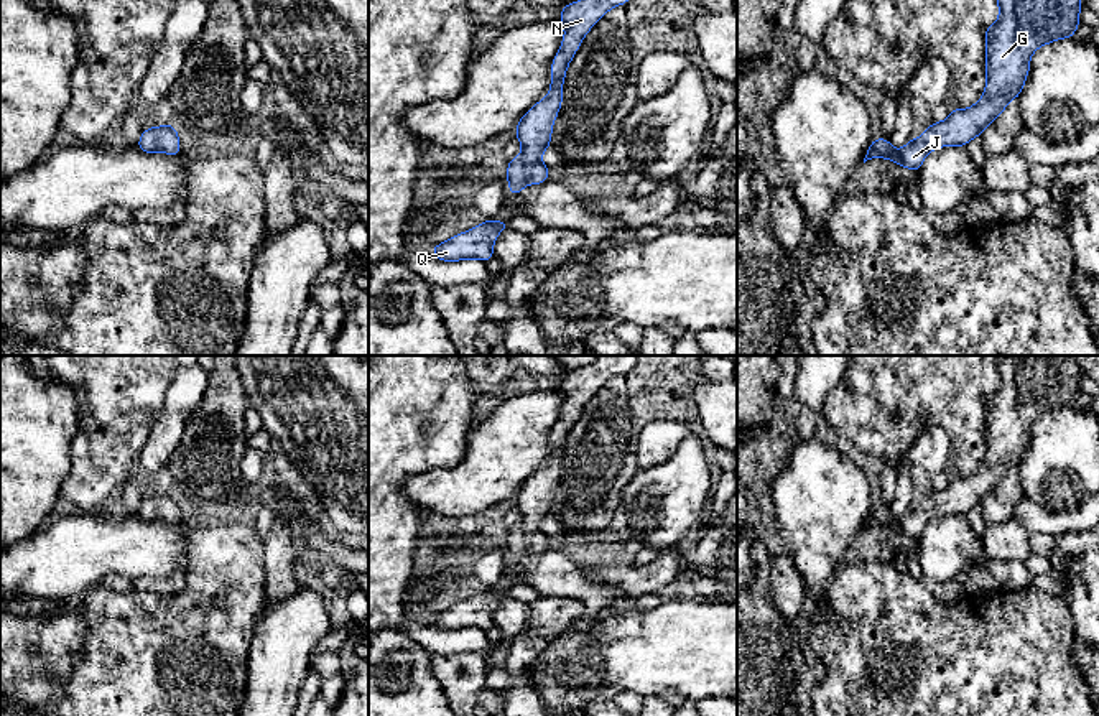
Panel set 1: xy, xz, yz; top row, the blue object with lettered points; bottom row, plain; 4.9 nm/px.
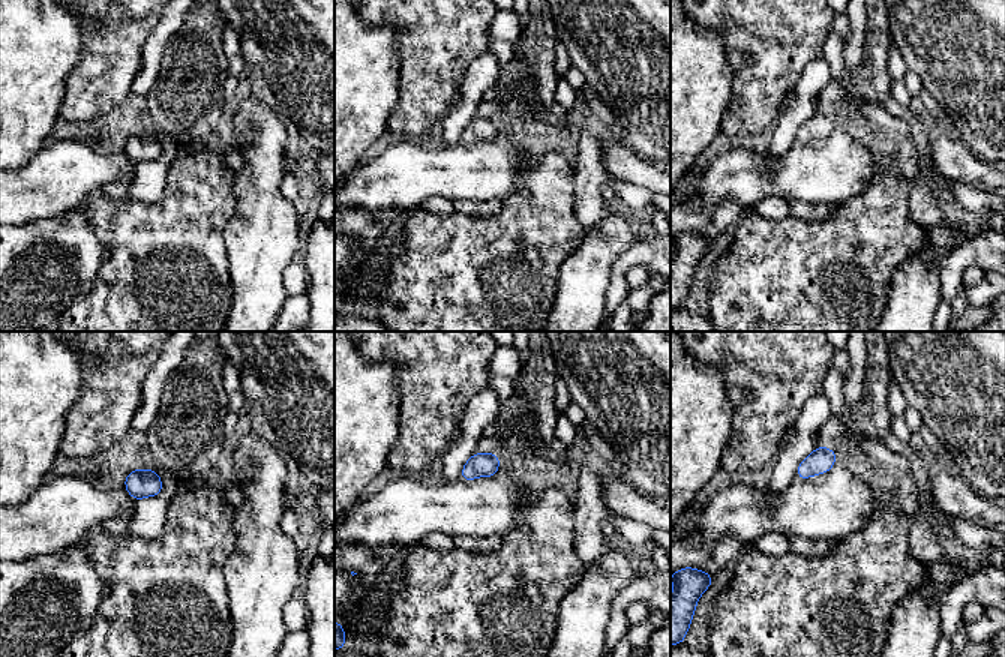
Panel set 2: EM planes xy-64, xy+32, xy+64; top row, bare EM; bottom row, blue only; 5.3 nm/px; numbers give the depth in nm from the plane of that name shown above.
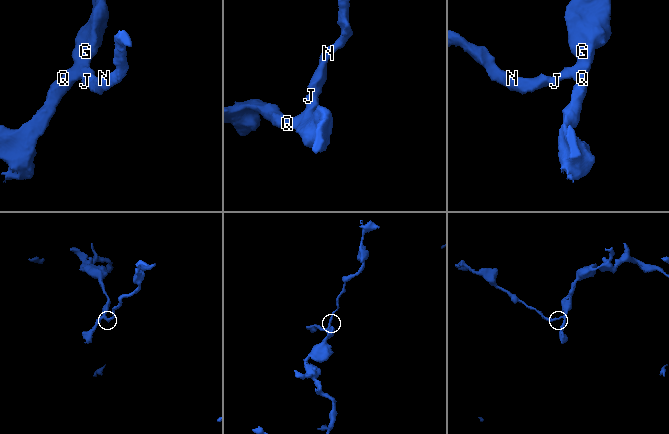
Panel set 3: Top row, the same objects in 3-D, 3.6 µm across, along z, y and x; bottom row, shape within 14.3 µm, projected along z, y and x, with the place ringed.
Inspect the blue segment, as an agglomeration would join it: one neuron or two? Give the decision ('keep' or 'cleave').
keep

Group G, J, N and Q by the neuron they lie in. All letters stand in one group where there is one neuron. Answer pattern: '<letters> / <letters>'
G J N Q

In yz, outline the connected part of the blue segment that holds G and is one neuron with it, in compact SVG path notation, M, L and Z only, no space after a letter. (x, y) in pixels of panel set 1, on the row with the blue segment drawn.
M997 0L999 18L985 28L984 95L969 109L953 109L946 120L933 122L918 138L911 138L902 150L895 150L888 138L874 138L864 163L872 158L892 160L903 168L918 171L926 155L941 146L966 146L1005 110L1012 99L1018 99L1030 71L1032 54L1056 40L1073 38L1079 21L1083 0Z

